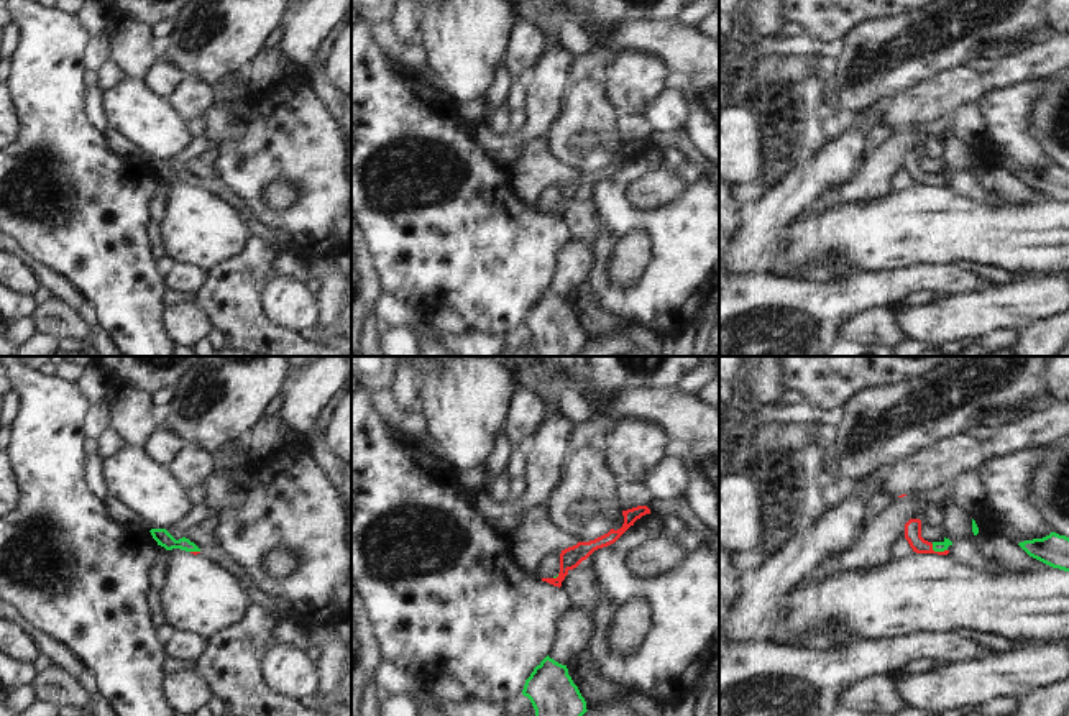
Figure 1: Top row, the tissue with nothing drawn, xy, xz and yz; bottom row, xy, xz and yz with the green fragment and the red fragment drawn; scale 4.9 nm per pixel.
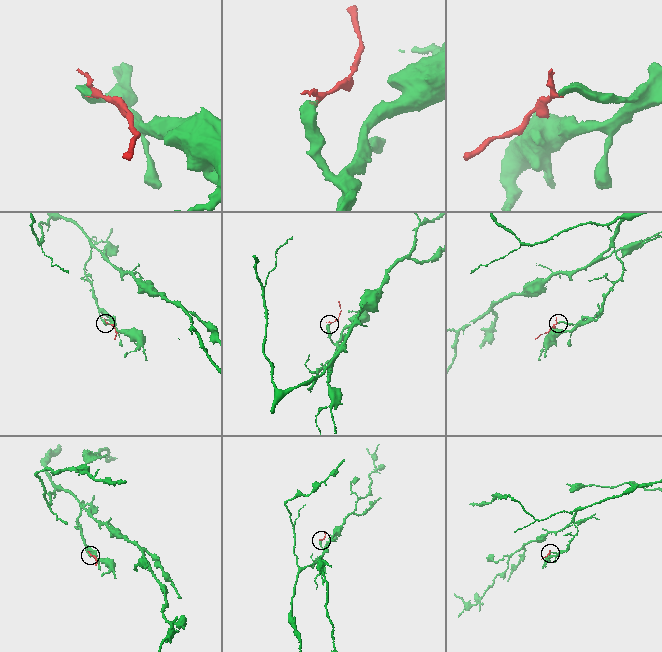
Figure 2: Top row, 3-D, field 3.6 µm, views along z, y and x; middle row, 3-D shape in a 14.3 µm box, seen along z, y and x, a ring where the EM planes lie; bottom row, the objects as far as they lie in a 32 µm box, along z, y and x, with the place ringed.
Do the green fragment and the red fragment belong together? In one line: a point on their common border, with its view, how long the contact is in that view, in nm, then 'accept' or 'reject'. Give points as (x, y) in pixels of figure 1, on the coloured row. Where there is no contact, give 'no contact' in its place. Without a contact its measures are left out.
meets green in yz at (938, 550); contact 90 nm long; accept

